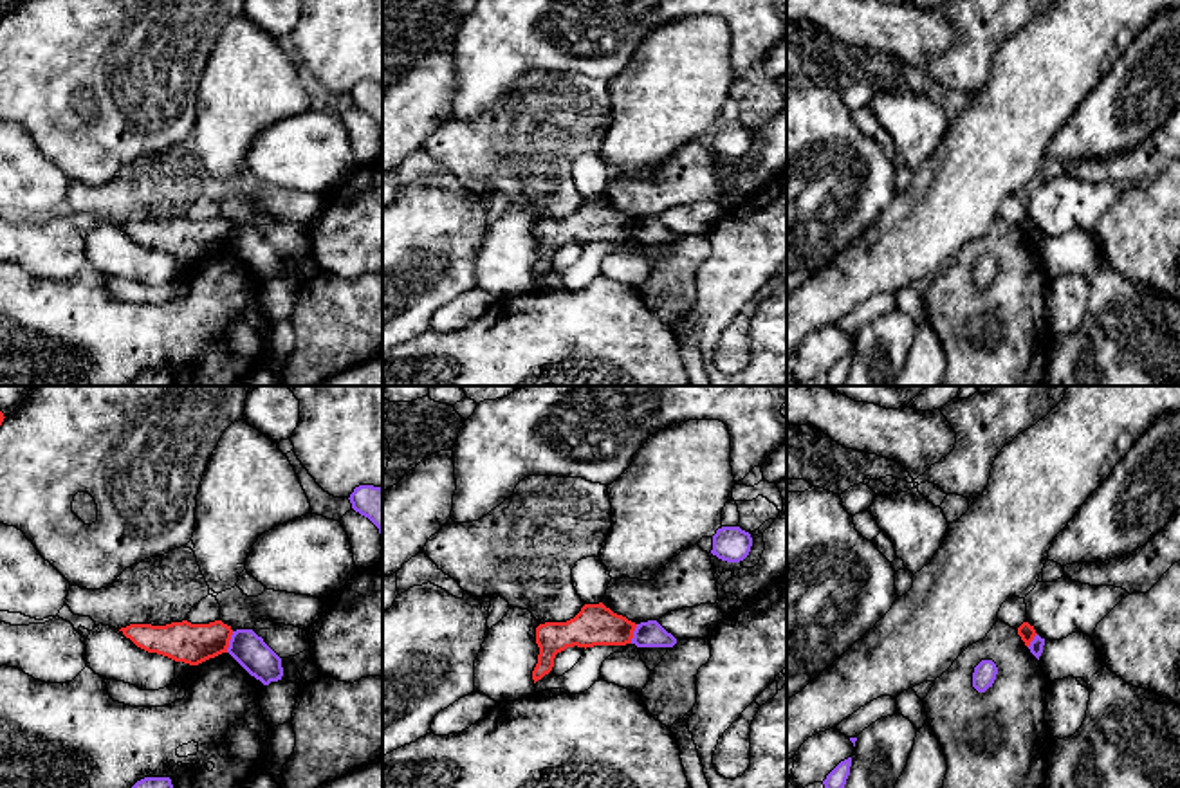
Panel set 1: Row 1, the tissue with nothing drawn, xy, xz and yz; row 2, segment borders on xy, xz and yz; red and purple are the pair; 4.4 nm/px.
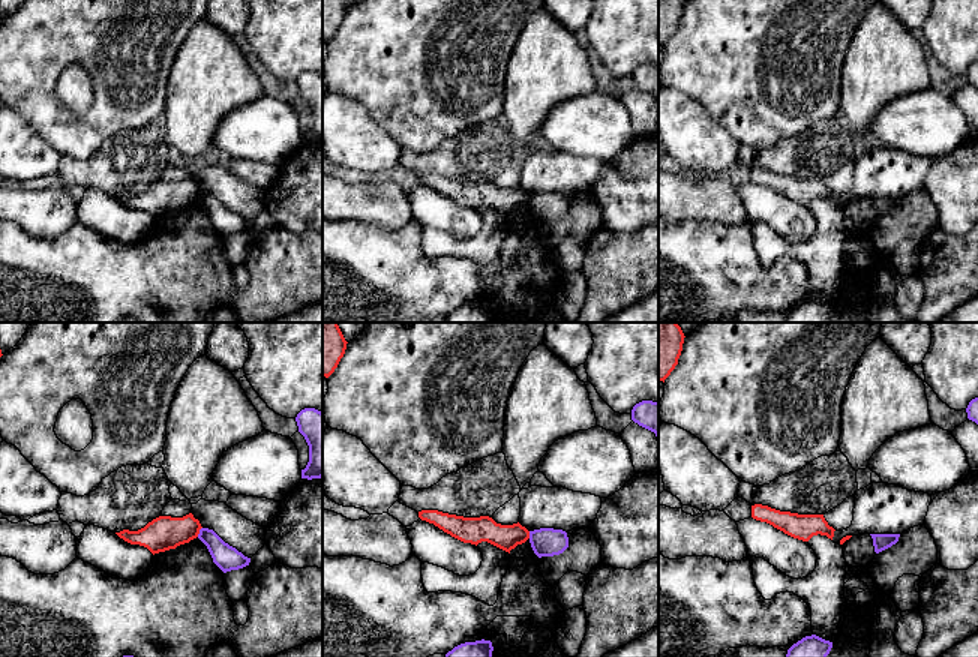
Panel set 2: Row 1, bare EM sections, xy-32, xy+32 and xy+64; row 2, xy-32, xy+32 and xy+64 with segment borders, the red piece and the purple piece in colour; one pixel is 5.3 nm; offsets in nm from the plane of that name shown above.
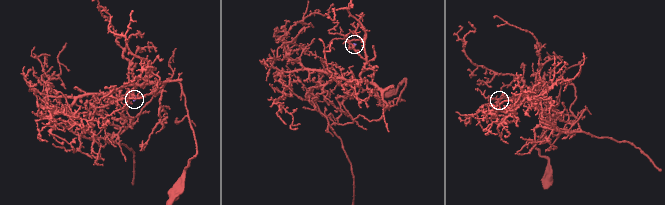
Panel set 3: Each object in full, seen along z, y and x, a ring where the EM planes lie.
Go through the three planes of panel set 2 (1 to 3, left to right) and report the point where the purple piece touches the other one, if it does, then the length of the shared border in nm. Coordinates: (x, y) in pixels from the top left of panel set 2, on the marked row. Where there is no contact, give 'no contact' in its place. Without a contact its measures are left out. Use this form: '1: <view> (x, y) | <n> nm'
1: xy-32 (198, 531) | 60 nm
2: xy+32 (528, 534) | 40 nm
3: no contact

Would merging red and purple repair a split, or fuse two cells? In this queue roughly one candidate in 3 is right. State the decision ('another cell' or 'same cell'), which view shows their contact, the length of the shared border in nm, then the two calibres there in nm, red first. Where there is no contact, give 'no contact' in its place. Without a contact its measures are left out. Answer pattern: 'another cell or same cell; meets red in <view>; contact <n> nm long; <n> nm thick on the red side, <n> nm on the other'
another cell; meets red in xy; contact 100 nm long; 180 nm thick on the red side, 150 nm on the other

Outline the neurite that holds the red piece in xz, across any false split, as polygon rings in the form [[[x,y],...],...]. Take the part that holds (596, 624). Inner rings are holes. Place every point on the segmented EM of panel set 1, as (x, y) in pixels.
[[[603,602],[585,604],[567,622],[539,624],[536,628],[539,655],[532,671],[534,683],[552,671],[556,655],[567,647],[626,646],[631,644],[635,628],[635,622],[613,613]]]

